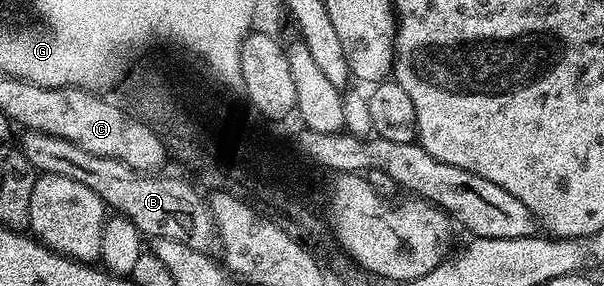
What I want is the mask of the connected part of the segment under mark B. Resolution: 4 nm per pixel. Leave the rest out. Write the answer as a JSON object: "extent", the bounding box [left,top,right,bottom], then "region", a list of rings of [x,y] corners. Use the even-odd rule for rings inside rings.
{"extent":[20,130,216,252],"region":[[[23,130],[20,146],[24,157],[33,165],[35,172],[59,174],[80,181],[100,197],[111,212],[128,217],[132,225],[151,240],[171,239],[180,241],[192,249],[213,252],[216,245],[216,228],[205,198],[198,196],[199,188],[193,182],[173,179],[163,173],[143,173],[132,169],[124,161],[112,157],[96,157],[80,145],[52,137],[48,133]]]}

